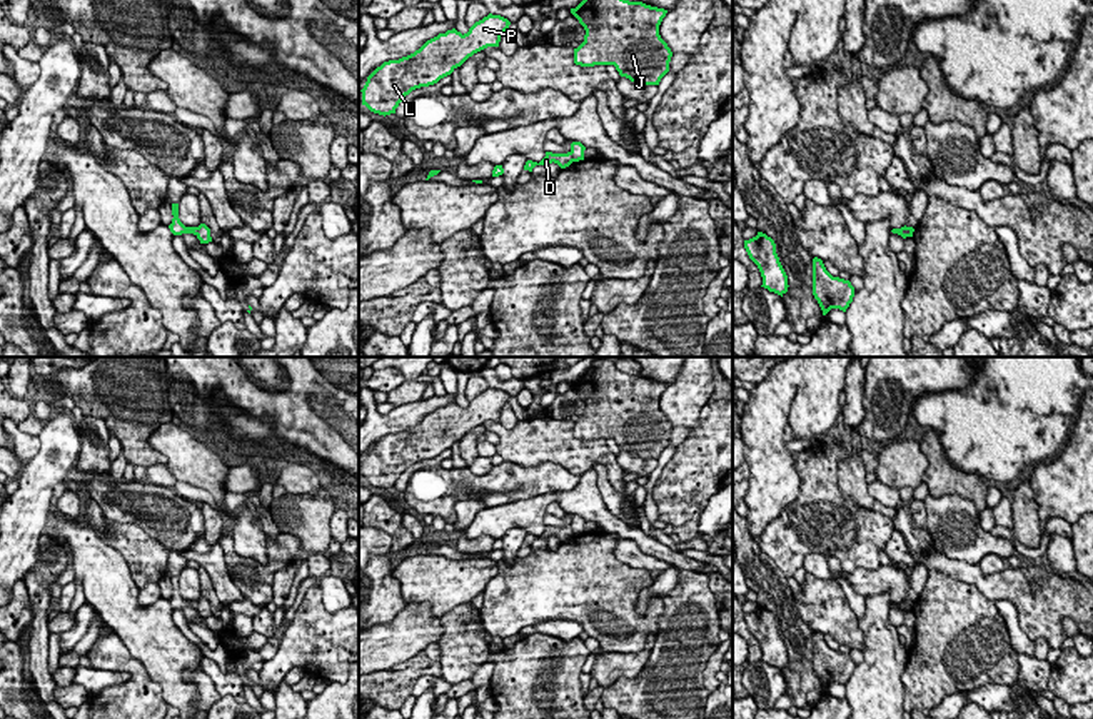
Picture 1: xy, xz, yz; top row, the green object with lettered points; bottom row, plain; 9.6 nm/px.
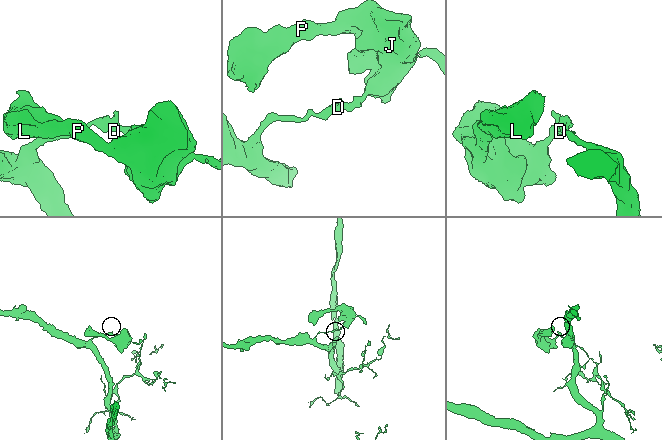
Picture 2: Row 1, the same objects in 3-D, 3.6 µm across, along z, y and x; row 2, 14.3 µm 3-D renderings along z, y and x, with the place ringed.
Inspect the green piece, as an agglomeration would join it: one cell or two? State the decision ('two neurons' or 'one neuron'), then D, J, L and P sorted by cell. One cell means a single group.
two neurons; groups D / J L P

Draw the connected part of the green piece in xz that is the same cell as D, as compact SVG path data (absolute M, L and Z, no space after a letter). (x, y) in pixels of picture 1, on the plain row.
M546 525L546 530L537 537L537 535L532 535L532 534L527 534L526 539L524 539L524 544L529 544L532 546L532 542L536 539L544 539L547 541L549 537L557 537L561 542L566 542L569 541L574 534L572 534L572 529L571 525L567 527L552 527L552 525Z

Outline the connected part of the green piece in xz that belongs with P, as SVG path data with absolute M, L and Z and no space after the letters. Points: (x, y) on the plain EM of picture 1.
M489 387L464 409L452 402L427 414L407 430L384 435L367 450L360 464L362 479L384 490L395 487L412 464L437 457L477 425L499 420L509 399L507 392Z

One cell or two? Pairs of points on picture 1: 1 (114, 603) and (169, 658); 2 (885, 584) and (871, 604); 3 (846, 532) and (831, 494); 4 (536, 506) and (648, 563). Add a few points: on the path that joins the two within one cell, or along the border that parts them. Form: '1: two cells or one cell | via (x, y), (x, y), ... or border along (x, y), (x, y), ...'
1: one cell | via (127, 616), (156, 644)
2: two cells | border along (865, 598), (875, 593), (886, 593), (891, 603)
3: one cell | via (846, 522), (846, 509), (841, 504)
4: two cells | border along (618, 534), (654, 556)

